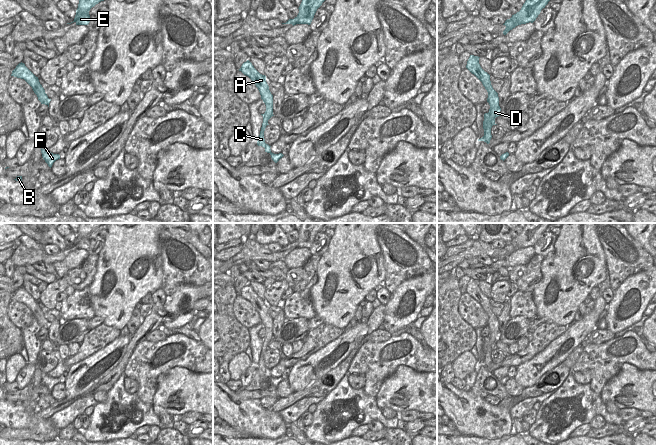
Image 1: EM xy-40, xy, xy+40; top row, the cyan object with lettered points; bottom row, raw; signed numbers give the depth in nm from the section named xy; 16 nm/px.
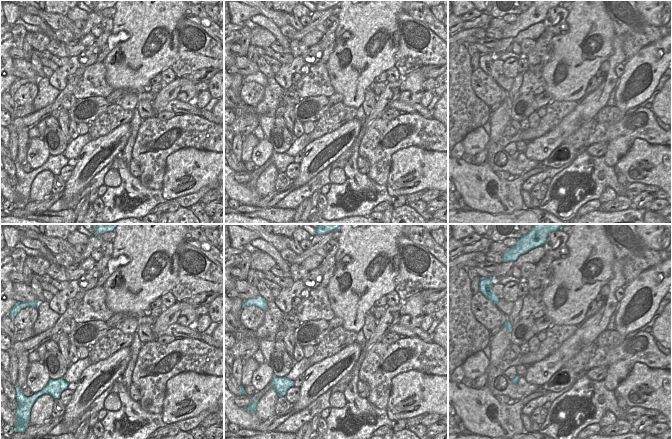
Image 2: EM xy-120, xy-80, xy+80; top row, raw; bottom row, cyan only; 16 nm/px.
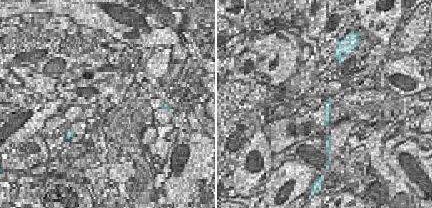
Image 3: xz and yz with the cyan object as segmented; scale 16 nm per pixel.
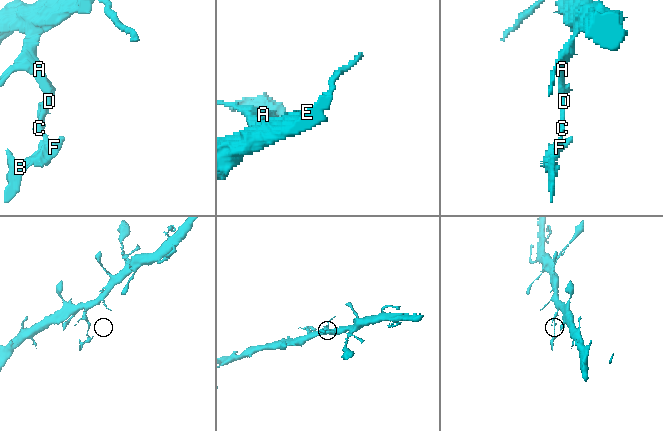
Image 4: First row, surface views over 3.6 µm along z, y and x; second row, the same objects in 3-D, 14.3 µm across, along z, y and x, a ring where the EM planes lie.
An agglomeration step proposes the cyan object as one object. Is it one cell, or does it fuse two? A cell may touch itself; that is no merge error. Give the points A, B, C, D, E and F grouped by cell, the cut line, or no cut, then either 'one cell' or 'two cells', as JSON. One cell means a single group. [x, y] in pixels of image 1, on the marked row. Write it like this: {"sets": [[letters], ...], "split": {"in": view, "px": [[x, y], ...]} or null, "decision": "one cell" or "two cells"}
{"sets": [["A", "D", "E"], ["B", "C", "F"]], "split": {"in": "xy+40", "px": [[488, 112], [488, 116], [494, 119]]}, "decision": "two cells"}

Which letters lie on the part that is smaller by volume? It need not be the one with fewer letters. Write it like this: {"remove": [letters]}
{"remove": ["B", "C", "F"]}

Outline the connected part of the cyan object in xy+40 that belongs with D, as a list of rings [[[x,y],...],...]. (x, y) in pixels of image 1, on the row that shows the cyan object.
[[[470,55],[466,68],[482,82],[483,86],[487,90],[487,102],[490,105],[489,118],[495,119],[496,117],[500,116],[501,111],[499,106],[498,93],[493,89],[491,85],[490,75],[481,68],[479,64],[479,58],[480,57],[478,56]]]

